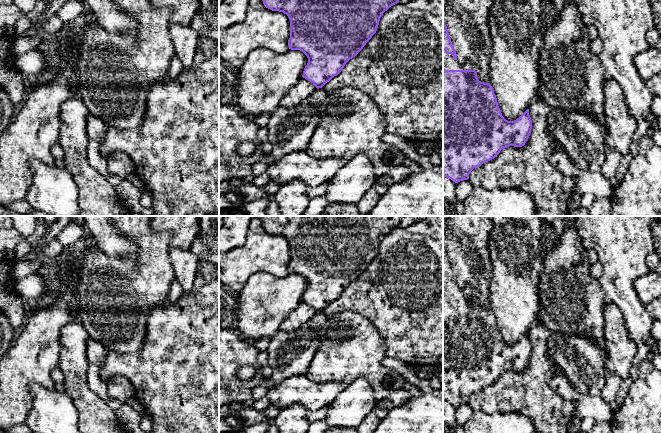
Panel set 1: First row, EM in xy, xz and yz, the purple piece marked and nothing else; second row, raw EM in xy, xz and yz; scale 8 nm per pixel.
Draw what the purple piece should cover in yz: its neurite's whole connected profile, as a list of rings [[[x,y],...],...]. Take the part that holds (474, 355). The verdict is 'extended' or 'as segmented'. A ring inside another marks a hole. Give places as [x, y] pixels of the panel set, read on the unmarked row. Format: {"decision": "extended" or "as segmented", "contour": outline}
{"decision": "extended", "contour": [[[443,245],[443,402],[449,402],[455,407],[468,404],[474,392],[494,383],[502,373],[524,370],[532,353],[529,333],[514,345],[508,345],[502,340],[493,311],[489,307],[479,305],[475,293],[476,289],[462,289],[457,284],[456,275]]]}

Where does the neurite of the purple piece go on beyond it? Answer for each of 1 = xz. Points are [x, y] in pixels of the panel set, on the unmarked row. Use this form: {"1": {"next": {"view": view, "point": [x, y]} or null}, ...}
{"1": {"next": null}}

